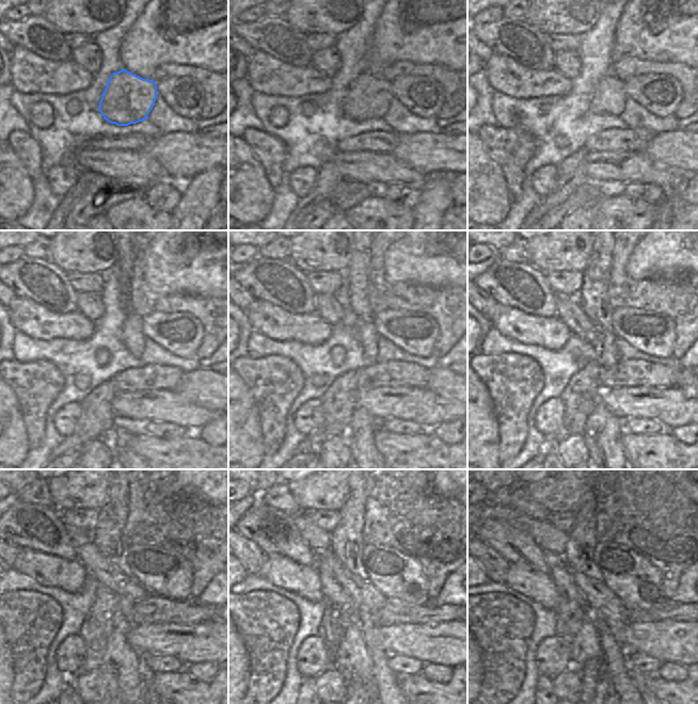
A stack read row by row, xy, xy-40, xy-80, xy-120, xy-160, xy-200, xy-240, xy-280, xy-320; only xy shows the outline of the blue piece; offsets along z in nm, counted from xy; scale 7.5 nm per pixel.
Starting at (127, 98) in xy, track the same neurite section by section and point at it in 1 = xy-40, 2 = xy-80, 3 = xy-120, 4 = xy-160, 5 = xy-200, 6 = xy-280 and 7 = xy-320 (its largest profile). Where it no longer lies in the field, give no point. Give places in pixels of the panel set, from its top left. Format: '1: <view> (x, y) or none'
1: xy-40 (368, 97)
2: xy-80 (609, 96)
3: xy-120 (133, 338)
4: xy-160 (368, 336)
5: xy-200 (609, 355)
6: xy-280 (445, 643)
7: xy-320 (684, 642)

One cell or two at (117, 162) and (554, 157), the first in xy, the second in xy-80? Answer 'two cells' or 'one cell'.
two cells

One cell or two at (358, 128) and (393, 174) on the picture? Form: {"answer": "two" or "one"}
{"answer": "two"}

